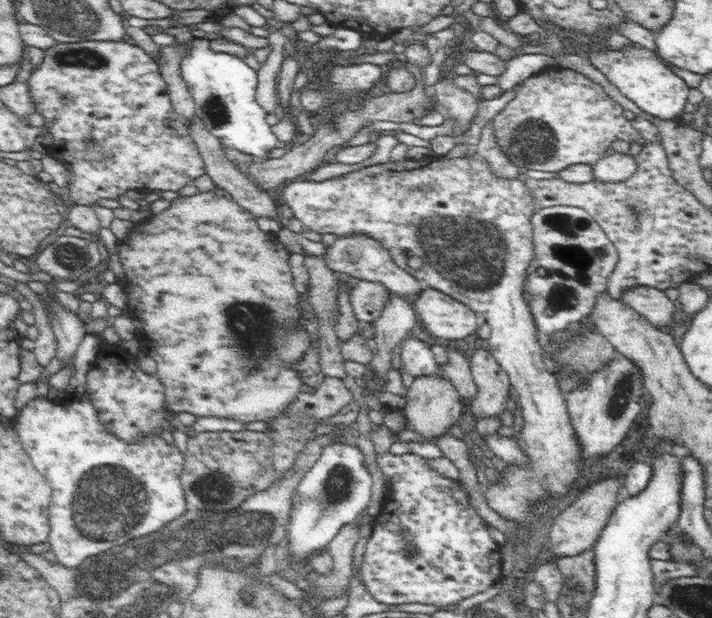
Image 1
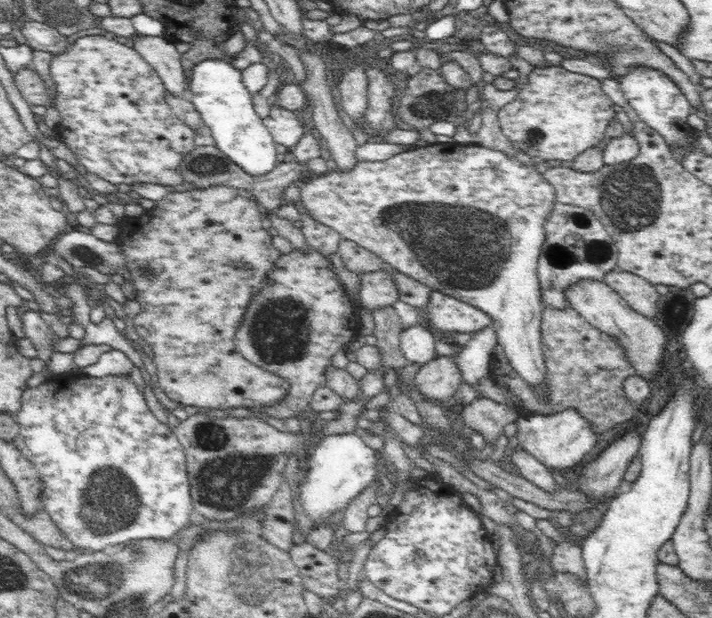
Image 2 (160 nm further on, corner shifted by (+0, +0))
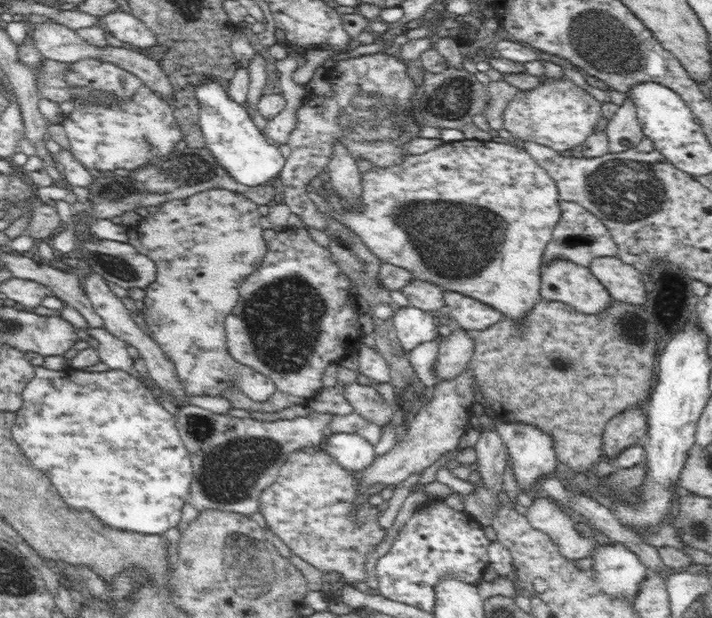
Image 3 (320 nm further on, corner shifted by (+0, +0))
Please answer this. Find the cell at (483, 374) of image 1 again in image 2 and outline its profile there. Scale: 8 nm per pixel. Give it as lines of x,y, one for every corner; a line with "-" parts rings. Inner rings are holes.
480,396
459,408
463,423
474,432
479,432
487,444
495,444
504,426
515,422
520,416
508,405

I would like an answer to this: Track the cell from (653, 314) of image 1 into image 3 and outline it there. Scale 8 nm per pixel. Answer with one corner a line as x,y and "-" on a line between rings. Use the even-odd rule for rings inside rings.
617,257
596,258
589,269
614,301
638,306
644,306
648,302
643,272
630,267

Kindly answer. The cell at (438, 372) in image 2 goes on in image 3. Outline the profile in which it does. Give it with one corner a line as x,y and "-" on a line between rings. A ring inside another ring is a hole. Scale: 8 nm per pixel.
451,329
450,335
438,341
439,356
435,367
438,381
462,374
472,359
474,339
466,329

